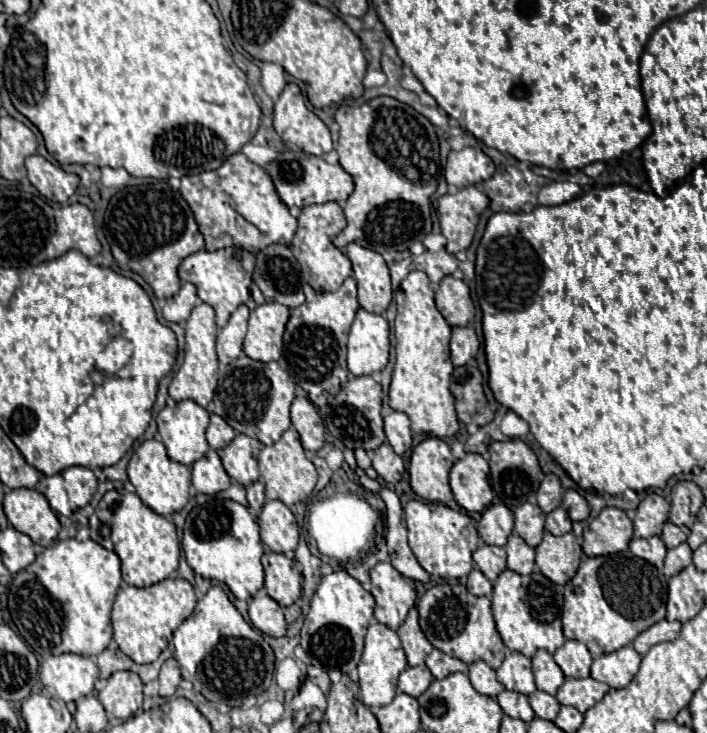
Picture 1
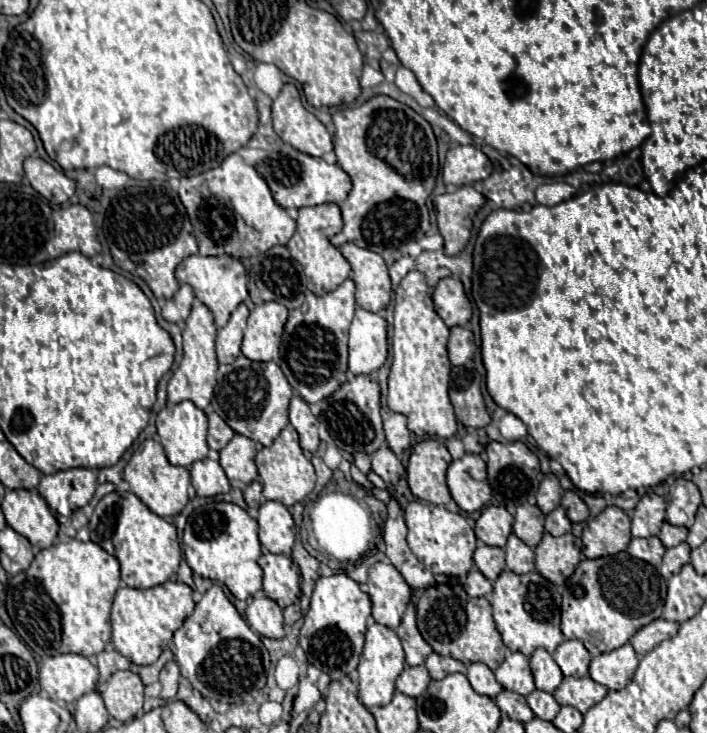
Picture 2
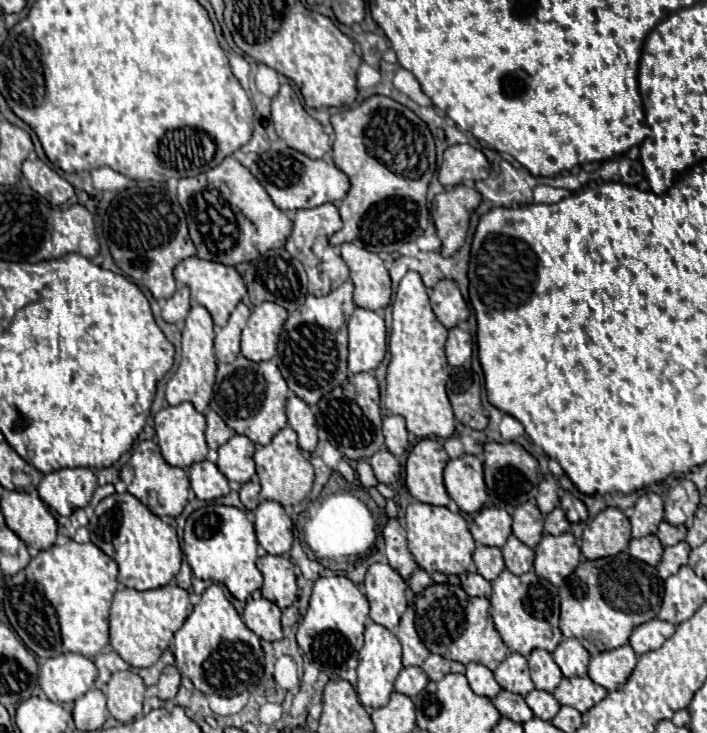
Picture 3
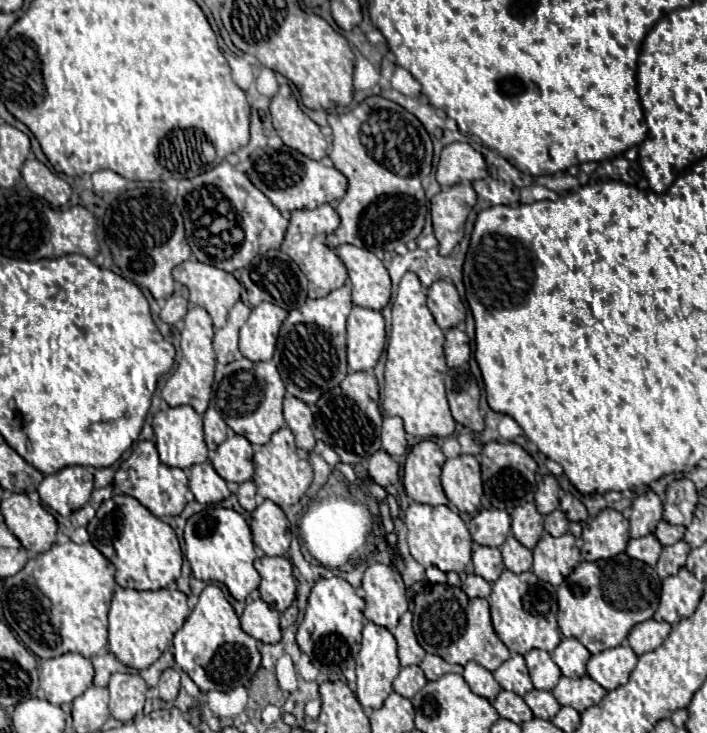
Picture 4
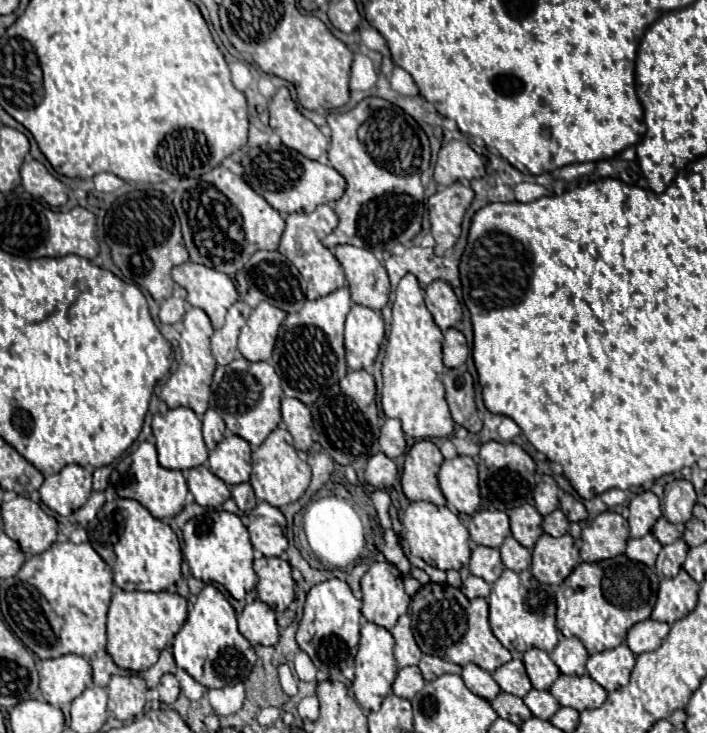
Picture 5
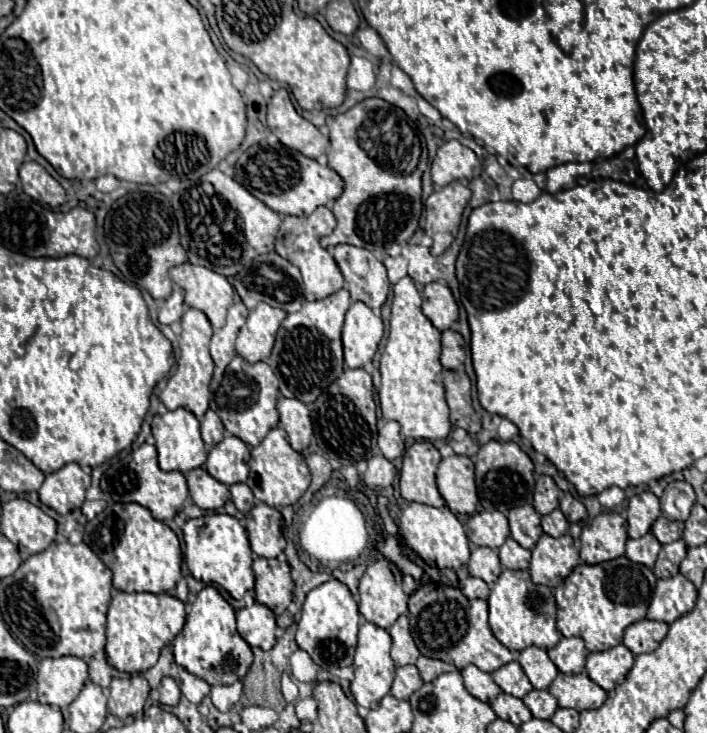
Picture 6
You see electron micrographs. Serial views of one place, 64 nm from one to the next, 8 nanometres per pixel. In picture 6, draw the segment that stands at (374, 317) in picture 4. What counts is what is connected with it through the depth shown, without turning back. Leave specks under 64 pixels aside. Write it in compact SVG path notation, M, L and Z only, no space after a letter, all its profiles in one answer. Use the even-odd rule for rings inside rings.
M354 302L346 312L342 328L346 366L362 368L366 362L370 362L378 348L382 332L382 320L364 302Z

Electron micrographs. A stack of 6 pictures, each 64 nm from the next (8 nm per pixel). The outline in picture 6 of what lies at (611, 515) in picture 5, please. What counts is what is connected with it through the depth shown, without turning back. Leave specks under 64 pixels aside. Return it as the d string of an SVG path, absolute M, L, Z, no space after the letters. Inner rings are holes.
M616 512L598 514L580 534L580 558L586 564L602 564L624 554L628 534L626 520Z

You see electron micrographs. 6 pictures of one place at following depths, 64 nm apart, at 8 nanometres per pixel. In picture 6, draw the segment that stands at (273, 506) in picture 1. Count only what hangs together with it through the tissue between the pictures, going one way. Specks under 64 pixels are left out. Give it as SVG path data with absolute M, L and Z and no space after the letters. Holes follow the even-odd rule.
M258 504L246 514L246 532L250 548L256 556L276 558L286 546L280 528L280 514L268 504Z

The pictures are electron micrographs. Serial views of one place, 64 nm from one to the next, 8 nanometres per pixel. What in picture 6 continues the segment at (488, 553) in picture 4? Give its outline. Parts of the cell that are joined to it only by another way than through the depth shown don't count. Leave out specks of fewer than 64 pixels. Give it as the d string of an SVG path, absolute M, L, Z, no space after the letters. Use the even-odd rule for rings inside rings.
M474 548L468 562L468 572L492 586L502 572L498 554L492 548Z

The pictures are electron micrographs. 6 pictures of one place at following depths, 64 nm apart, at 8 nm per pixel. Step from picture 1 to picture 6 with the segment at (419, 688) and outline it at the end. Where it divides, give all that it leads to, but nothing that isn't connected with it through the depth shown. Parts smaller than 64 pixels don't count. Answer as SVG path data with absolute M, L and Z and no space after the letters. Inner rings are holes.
M402 666L402 668L396 668L396 678L392 682L390 694L398 700L408 700L410 694L414 694L422 684L424 682L416 666Z

